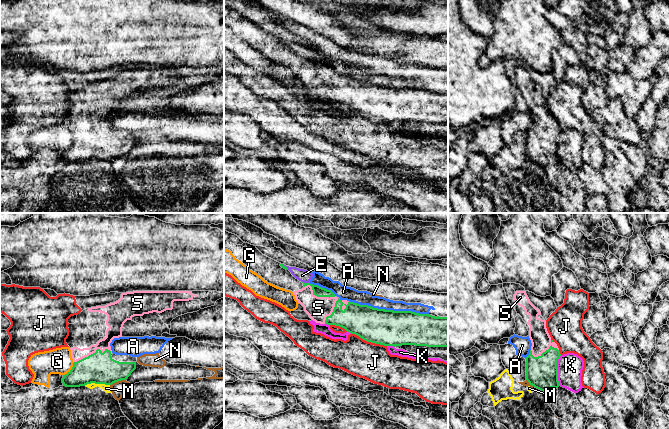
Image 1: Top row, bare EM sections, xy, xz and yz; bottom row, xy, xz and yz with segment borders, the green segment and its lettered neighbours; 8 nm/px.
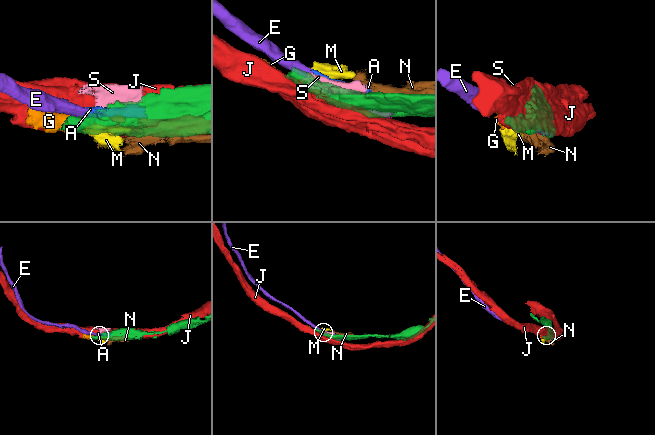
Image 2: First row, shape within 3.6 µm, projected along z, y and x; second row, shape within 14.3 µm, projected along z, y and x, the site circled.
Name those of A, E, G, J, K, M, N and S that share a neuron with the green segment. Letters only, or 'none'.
S

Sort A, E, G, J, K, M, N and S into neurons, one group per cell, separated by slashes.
A E / G K / J / M N / S

